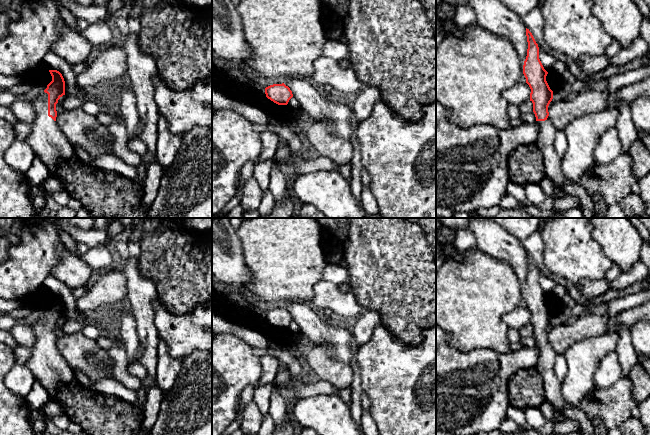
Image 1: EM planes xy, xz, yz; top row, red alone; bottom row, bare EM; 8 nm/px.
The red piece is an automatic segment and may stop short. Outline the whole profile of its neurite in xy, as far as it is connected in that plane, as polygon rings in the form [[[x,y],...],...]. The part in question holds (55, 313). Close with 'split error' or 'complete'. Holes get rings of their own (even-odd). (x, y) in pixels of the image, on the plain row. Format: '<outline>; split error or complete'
[[[49,294],[52,305],[44,314],[48,318],[48,340],[56,345],[57,335],[56,328],[58,324],[65,319],[65,305],[62,298],[57,294]]]; complete

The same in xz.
[[[284,307],[273,308],[265,312],[265,318],[268,323],[278,329],[287,329],[293,321],[292,315]]]; complete

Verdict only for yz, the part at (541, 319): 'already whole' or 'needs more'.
already whole

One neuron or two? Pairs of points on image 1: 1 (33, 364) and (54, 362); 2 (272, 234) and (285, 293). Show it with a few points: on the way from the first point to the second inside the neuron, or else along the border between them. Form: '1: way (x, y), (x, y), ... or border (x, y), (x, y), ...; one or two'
1: way (38, 364), (49, 364); one
2: way (283, 249), (284, 278); one

